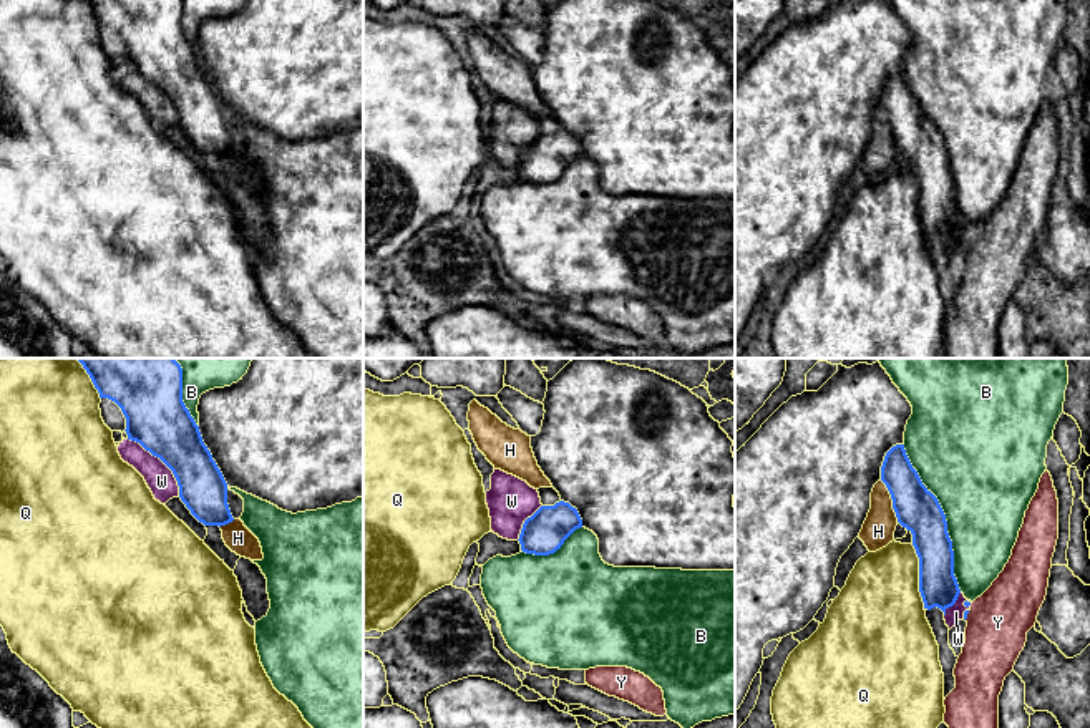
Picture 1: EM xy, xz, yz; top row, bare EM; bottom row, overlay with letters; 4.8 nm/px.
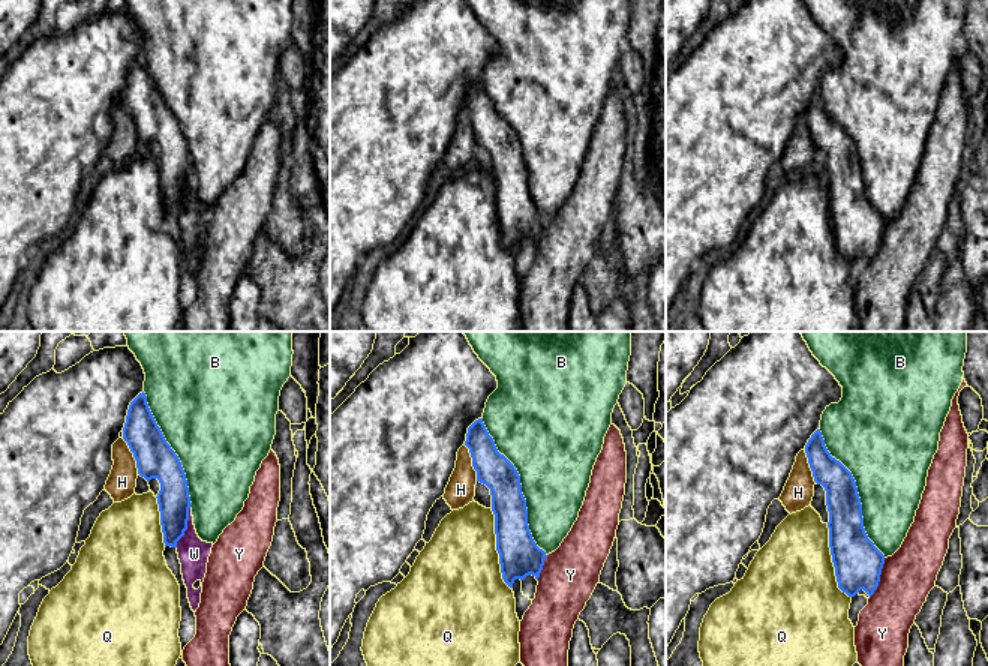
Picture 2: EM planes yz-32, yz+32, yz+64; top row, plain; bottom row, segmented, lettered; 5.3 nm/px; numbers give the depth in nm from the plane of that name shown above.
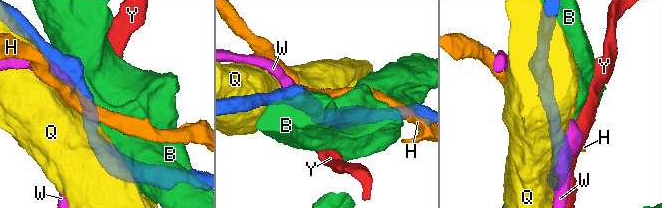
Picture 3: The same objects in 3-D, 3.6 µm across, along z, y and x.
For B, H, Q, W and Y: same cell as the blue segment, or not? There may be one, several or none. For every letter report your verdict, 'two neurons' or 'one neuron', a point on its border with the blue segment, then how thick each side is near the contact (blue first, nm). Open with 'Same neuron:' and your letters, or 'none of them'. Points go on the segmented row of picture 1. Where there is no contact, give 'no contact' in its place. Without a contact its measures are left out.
Same neuron: none of them
B: two neurons; contact yz (944, 518); calibres 220 and 480 nm
H: two neurons; contact yz (893, 501); calibres 220 and 160 nm
Q: two neurons; contact yz (919, 576); calibres 190 and 420 nm
W: two neurons; contact xy (161, 460); calibres 300 and 140 nm
Y: two neurons; contact yz (966, 616); calibres 20 and 300 nm

